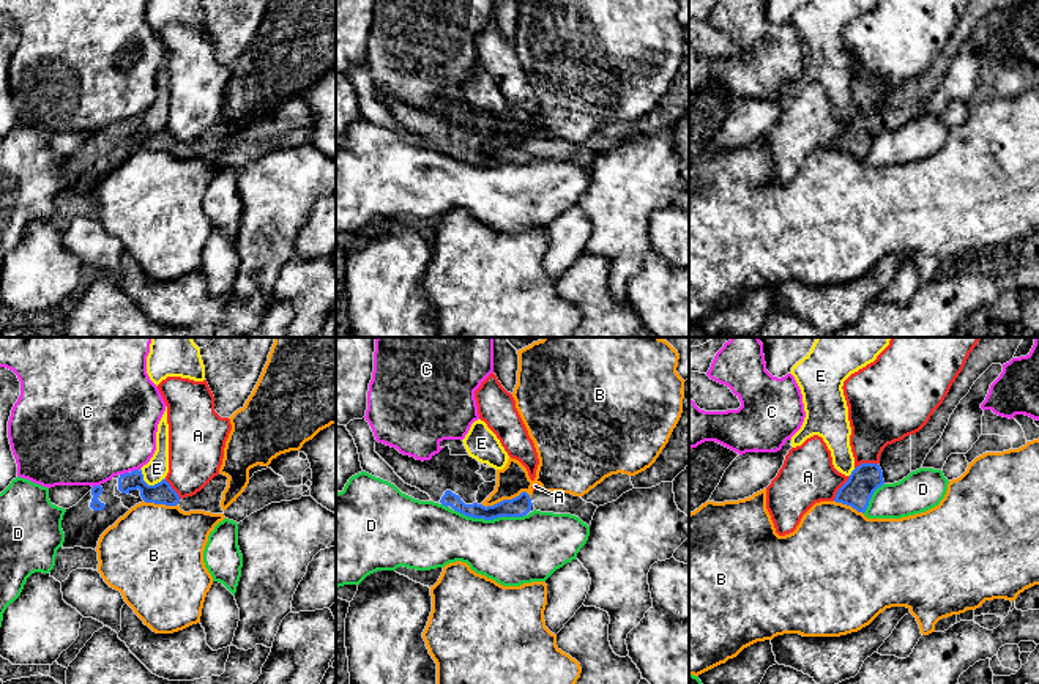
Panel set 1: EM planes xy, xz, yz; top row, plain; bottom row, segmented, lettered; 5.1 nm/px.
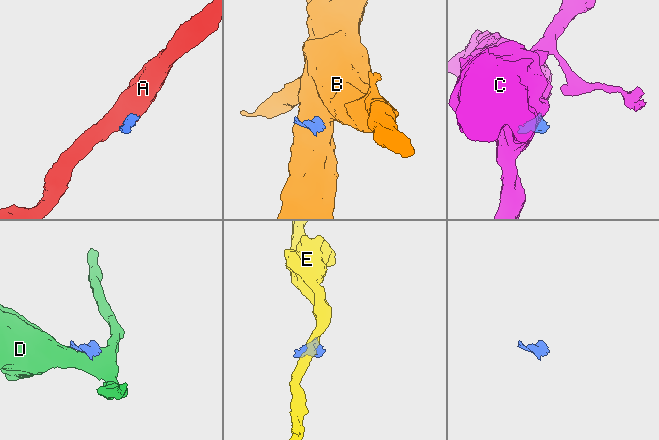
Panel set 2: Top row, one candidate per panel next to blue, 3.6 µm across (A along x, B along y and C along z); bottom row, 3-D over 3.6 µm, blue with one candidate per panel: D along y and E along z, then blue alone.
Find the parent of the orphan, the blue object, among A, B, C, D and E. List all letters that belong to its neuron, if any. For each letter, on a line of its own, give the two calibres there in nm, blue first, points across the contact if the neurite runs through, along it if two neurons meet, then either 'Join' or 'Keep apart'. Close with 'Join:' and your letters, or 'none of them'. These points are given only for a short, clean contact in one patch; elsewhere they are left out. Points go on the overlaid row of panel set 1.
A: Thickness 160 nm (blue) against 280 nm. Boundary: yz (850, 476), (833, 500). Keep apart
B: Thickness 110 nm (blue) against 160 nm. Boundary: xz (530, 495), (522, 492), (492, 505), (481, 505). Keep apart
C: Thickness 110 nm (blue) against 500 nm. Keep apart
D: Thickness 110 nm (blue) against 360 nm. Boundary: xz (454, 509), (484, 519), (525, 516). Keep apart
E: Thickness 110 nm (blue) against 110 nm. Boundary: xy (141, 470), (142, 478), (148, 484), (156, 484), (163, 479). Keep apart
Join: none of them

